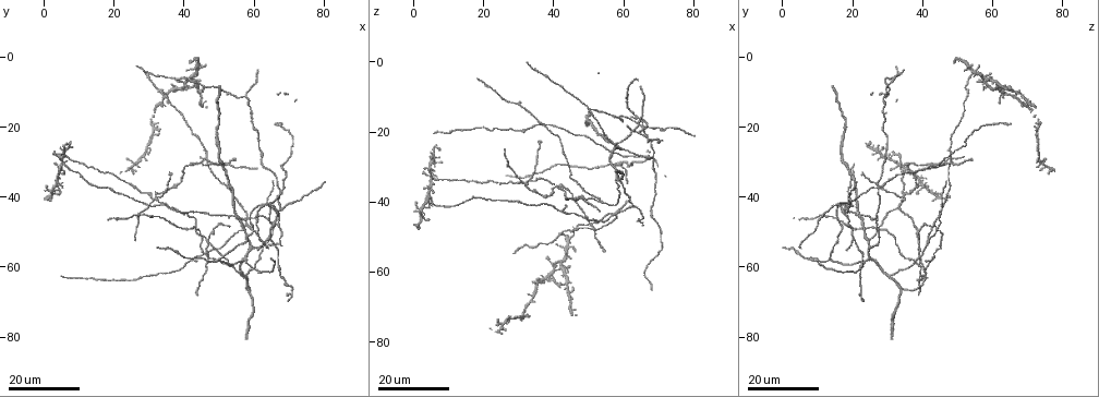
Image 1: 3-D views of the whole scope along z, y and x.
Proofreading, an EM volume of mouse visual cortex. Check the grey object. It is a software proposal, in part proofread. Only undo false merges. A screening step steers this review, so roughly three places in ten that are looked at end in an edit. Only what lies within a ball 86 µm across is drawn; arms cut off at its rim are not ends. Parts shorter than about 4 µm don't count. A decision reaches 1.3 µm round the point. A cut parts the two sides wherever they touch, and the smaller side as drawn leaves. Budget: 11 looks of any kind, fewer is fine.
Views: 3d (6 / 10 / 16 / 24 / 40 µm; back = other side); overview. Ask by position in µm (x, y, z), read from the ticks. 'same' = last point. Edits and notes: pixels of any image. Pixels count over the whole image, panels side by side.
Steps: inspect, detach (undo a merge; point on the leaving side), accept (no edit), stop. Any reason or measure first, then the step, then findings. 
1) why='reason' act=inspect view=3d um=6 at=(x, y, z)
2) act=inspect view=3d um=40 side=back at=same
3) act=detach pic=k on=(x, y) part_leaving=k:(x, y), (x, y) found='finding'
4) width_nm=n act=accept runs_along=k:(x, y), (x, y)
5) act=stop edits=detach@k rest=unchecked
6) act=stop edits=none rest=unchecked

why='arms part here' act=inspect view=3d um=16 at=(57.5, 11.0, 28.5)

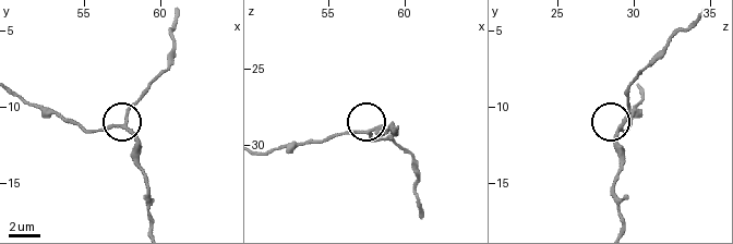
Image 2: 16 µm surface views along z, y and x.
act=inspect view=3d um=10 at=(57.6, 11.4, 29.0)

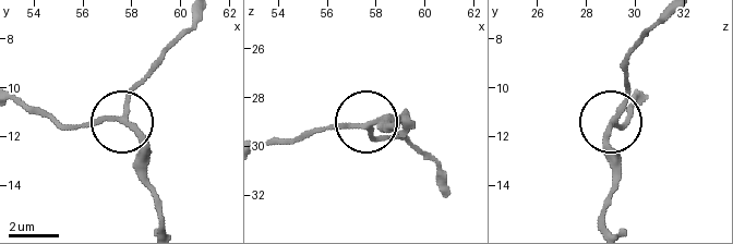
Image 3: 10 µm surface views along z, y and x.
width_nm=200 act=accept runs_along=3:(604, 224), (615, 174), (609, 124), (627, 87), (627, 58) found='all the same neuron'

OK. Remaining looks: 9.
why='three arms meet' act=inspect view=3d um=24 at=(57.5, 57.5, 24.0)

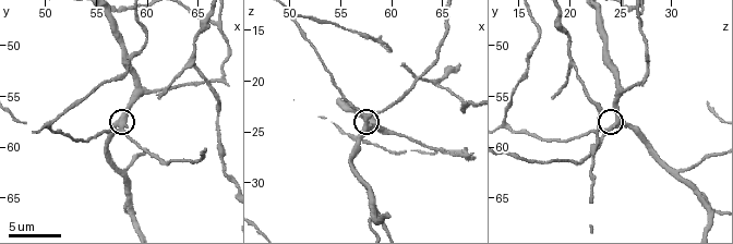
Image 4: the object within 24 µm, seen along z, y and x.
why='closer look' act=inspect view=3d um=10 at=(57.6, 57.4, 24.8)

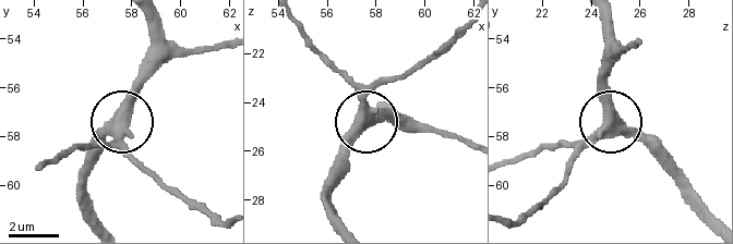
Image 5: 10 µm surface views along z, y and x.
width_nm=420 act=accept found='continuous, no second neuron'

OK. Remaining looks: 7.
why='three-way junction' act=inspect view=3d um=10 at=(64.6, 52.2, 20.6)

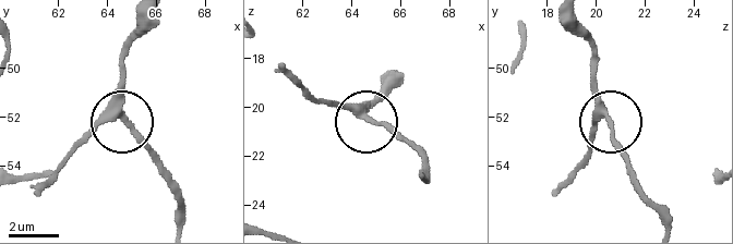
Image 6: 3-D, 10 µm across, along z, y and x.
act=inspect view=3d um=10 side=back at=(64.6, 52.1, 20.4)

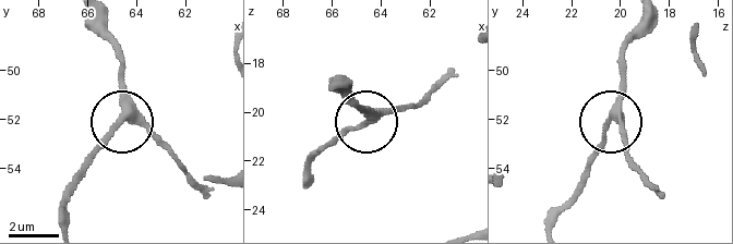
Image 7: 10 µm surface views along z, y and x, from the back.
arms=3 act=accept runs_along=7:(331, 86), (368, 119), (412, 107), (429, 95) found='continuous, no second neuron'

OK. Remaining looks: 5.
why='branch point' act=inspect view=3d um=16 at=(47.5, 53.5, 38.5)

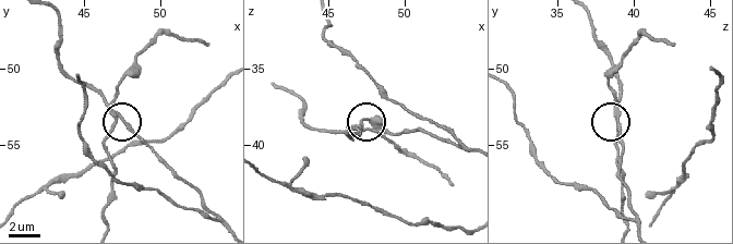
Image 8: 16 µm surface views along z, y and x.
why='zoom in' act=inspect view=3d um=10 at=same

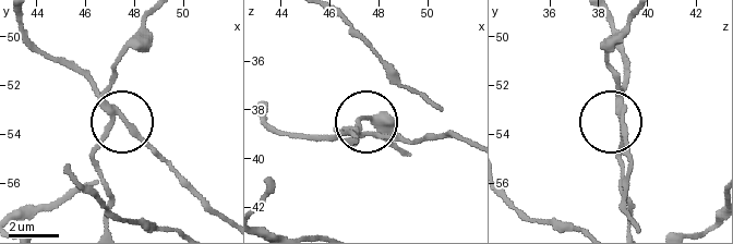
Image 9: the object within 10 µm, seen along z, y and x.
arms=3 act=detach pic=9 on=(113, 70) found='two neurons meet here'

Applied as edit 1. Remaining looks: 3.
why='four or more arms meet' act=inspect view=3d um=24 at=(32.5, 40.5, 35.0)

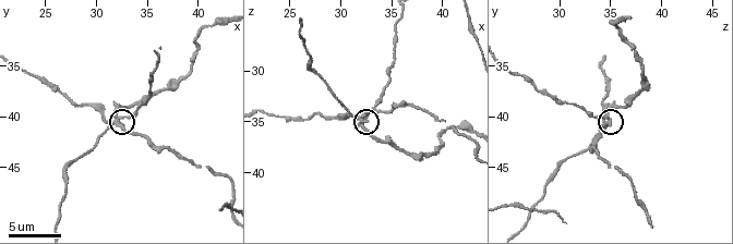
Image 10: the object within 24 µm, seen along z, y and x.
act=inspect view=3d um=6 at=(32.4, 40.4, 34.6)

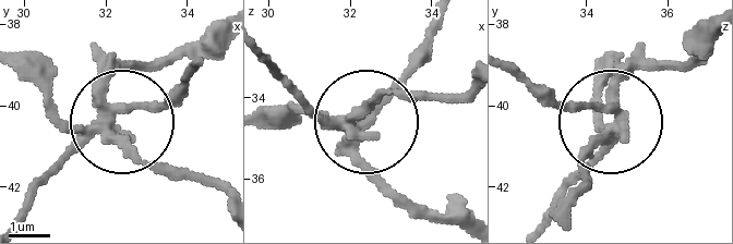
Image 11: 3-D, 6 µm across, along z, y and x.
side_arm_um=16 act=detach pic=11 on=(144, 106) part_leaving=11:(95, 131), (106, 82), (220, 40) found='a second neuron is stuck on'

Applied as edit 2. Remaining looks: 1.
act=stop edits=detach@9,detach@11 rest=unchecked

